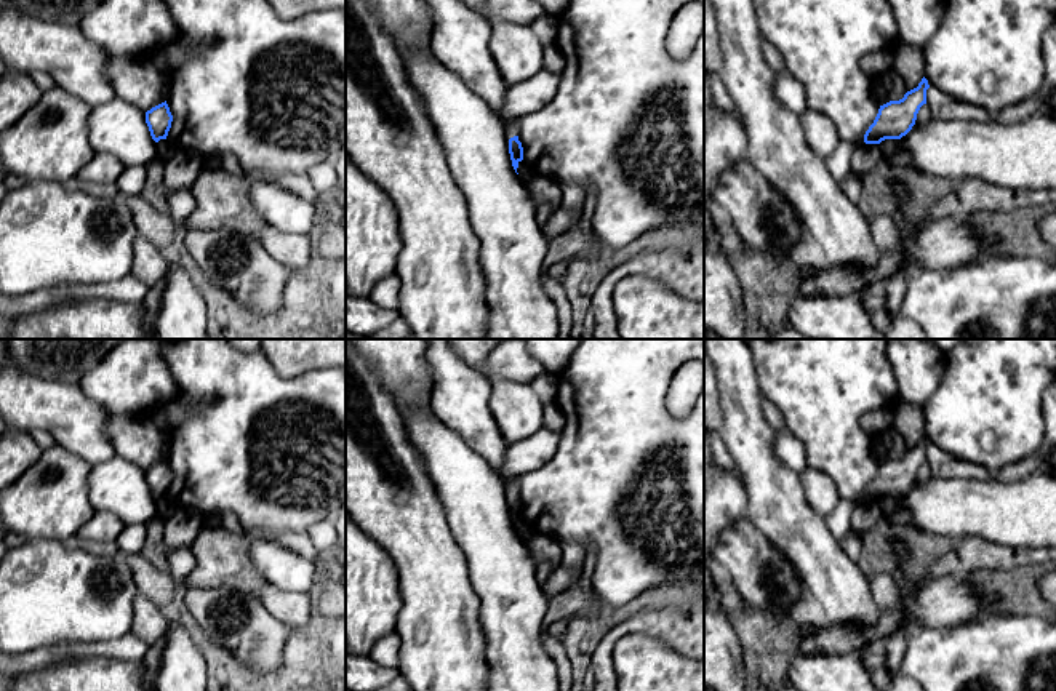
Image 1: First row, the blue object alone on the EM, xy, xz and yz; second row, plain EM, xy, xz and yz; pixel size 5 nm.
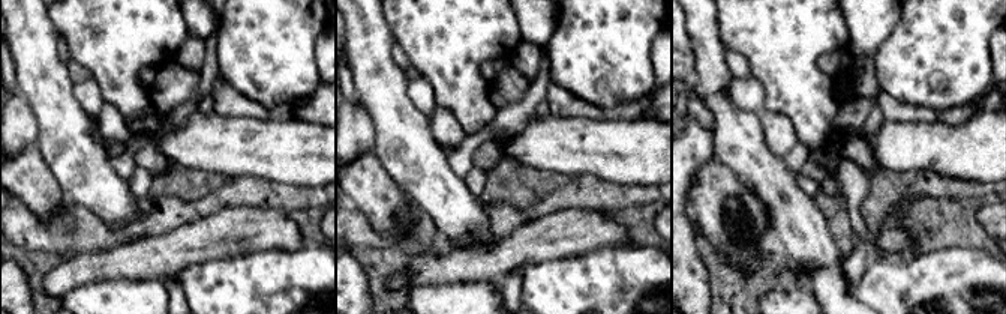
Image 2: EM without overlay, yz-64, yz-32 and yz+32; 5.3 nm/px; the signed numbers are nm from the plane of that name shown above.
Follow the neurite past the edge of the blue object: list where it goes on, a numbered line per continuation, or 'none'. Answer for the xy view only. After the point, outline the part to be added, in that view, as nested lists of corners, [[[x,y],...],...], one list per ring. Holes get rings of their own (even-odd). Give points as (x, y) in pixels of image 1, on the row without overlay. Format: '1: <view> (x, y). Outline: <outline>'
none

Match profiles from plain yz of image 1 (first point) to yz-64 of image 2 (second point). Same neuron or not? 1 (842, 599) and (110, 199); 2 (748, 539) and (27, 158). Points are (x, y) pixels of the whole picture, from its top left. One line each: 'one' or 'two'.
1: one
2: one

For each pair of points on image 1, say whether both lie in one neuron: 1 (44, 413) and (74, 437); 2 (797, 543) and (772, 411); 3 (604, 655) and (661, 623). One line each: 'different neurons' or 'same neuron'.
1: same neuron
2: different neurons
3: same neuron

